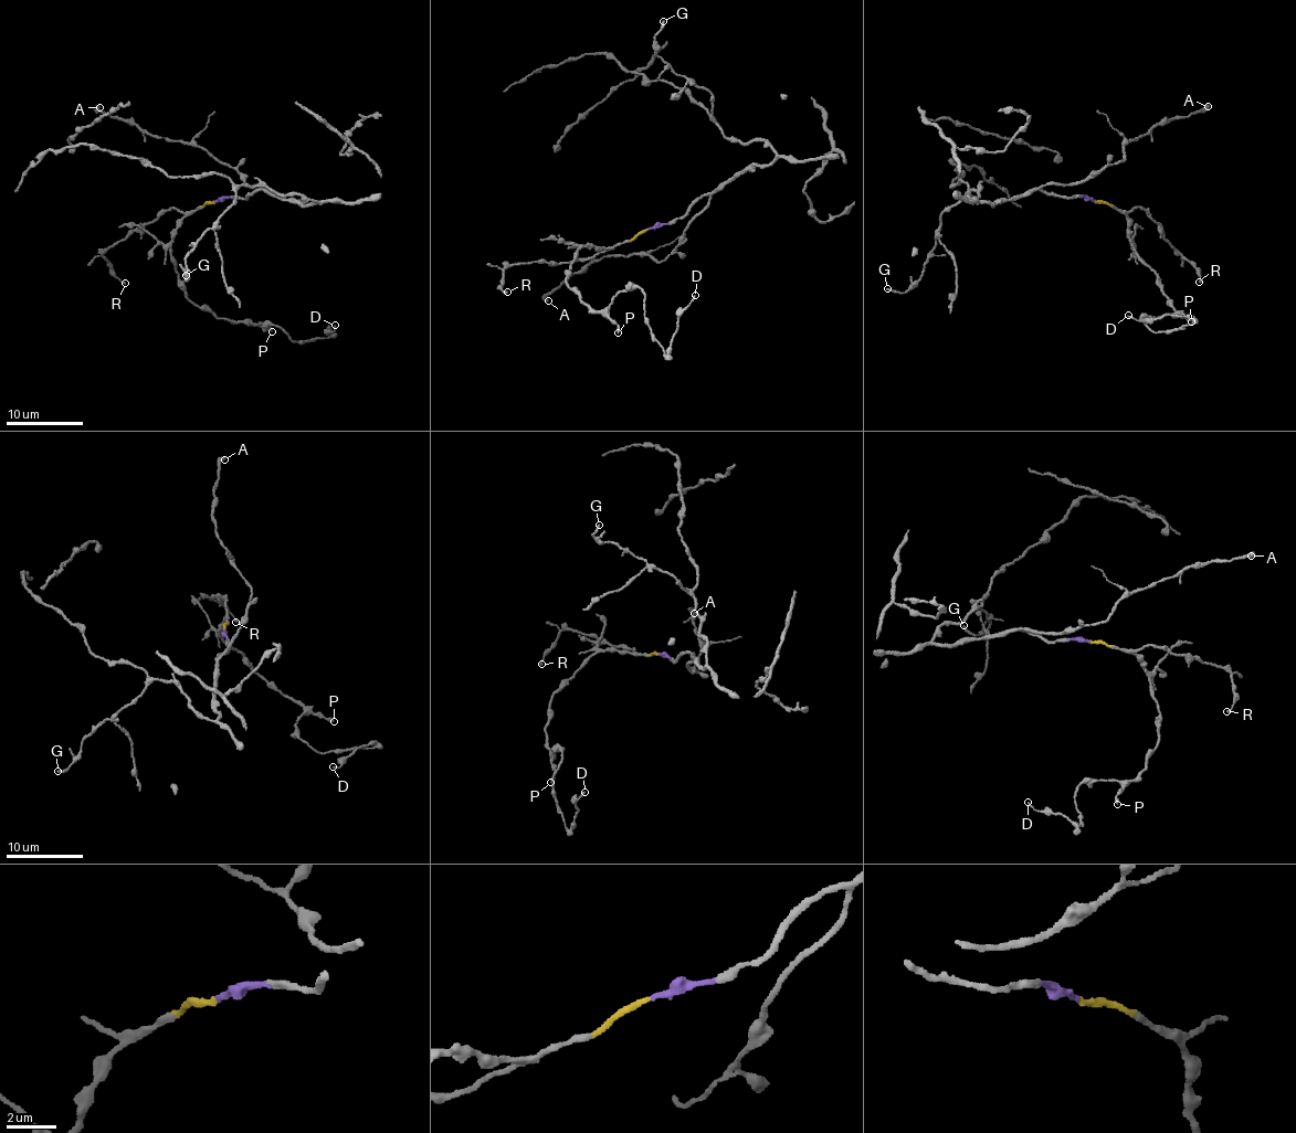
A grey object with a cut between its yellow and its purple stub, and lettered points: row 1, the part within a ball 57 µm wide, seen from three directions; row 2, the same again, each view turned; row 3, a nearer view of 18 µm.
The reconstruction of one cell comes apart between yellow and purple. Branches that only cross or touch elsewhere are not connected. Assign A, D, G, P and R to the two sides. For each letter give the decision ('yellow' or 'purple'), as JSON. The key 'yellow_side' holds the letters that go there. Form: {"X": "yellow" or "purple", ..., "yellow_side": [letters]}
{"A": "purple", "D": "yellow", "G": "purple", "P": "yellow", "R": "yellow", "yellow_side": ["D", "P", "R"]}

